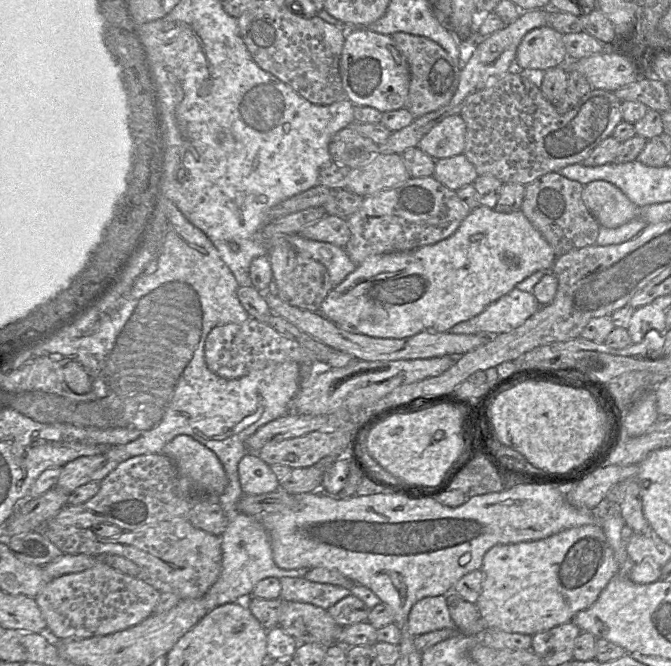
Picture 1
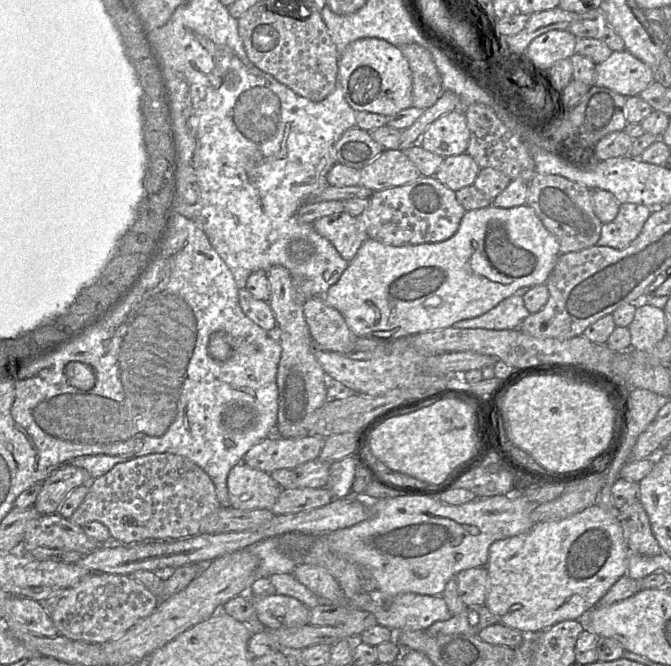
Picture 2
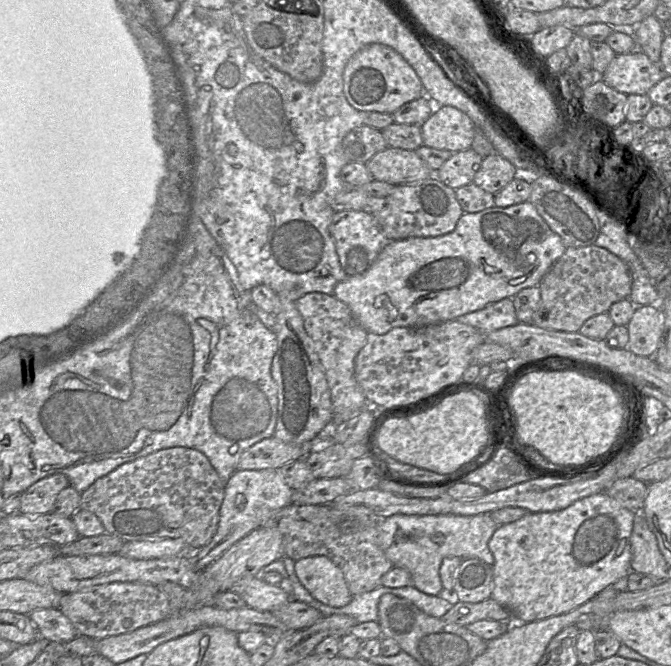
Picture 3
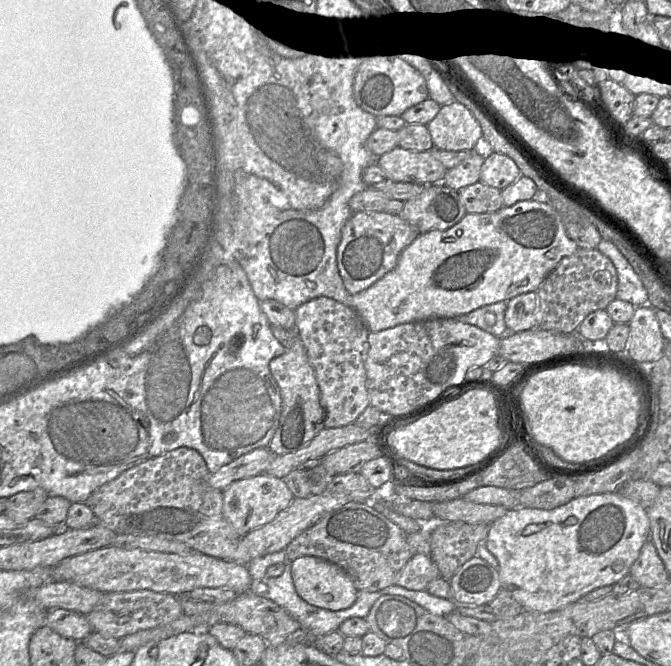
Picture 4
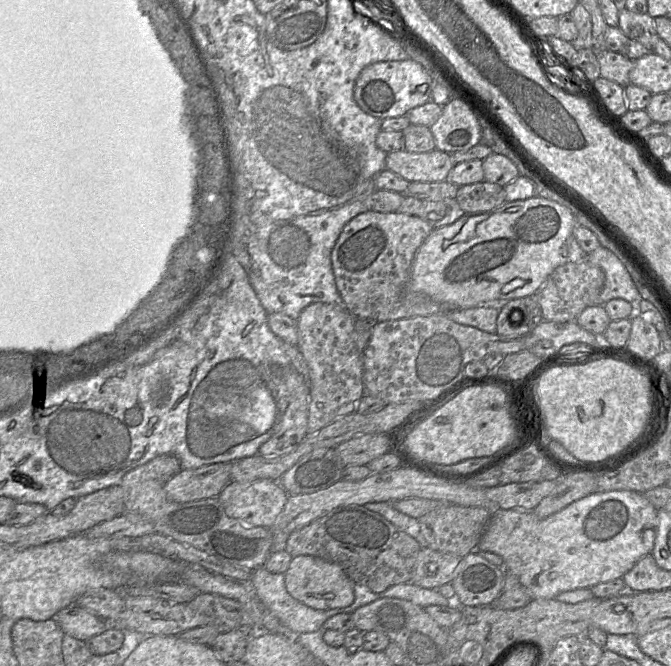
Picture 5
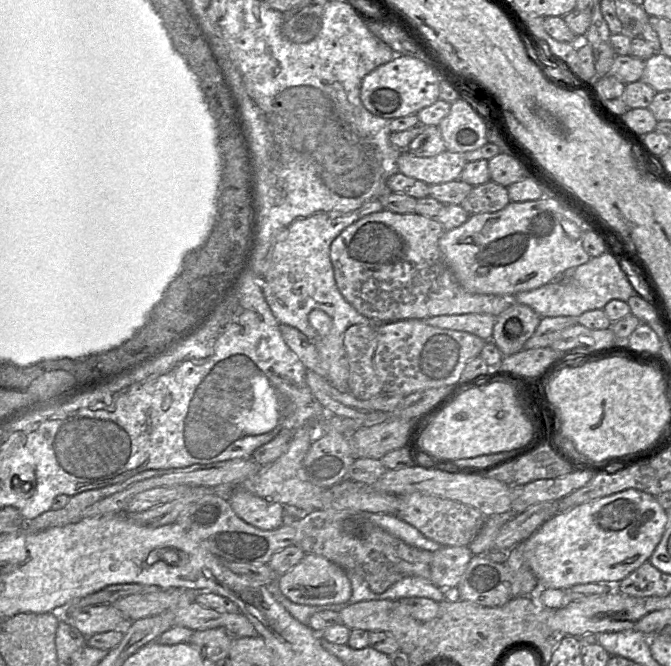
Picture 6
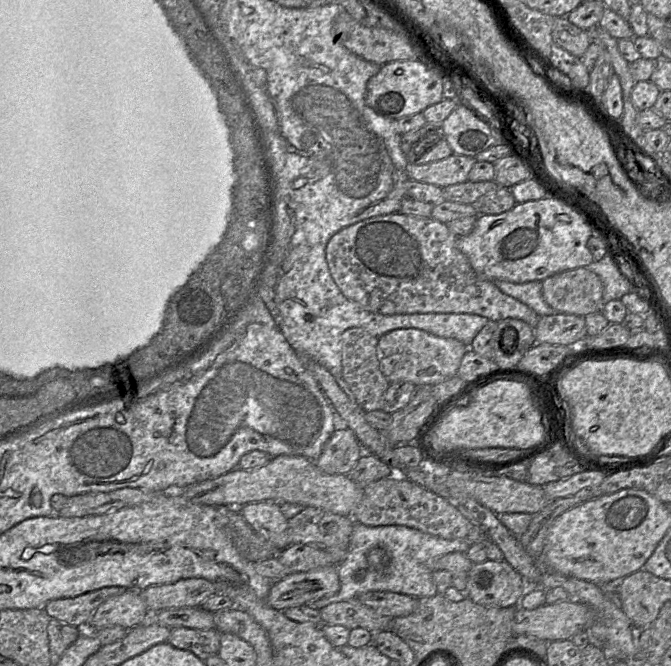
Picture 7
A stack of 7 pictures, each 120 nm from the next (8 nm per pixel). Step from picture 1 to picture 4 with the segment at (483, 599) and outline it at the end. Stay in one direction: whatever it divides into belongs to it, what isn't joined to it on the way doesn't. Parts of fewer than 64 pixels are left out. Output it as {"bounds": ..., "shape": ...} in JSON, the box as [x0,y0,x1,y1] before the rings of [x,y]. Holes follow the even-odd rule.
{"bounds":[486,492,650,612],"shape":[[[619,492],[580,496],[550,510],[517,507],[488,527],[486,548],[498,560],[501,588],[509,591],[524,610],[551,612],[579,601],[589,592],[614,585],[630,573],[640,551],[650,539],[647,510]]]}

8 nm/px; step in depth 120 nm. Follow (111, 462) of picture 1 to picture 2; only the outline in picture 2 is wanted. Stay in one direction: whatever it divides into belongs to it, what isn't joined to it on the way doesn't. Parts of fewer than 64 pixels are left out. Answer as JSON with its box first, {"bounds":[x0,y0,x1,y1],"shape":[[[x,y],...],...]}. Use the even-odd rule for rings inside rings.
{"bounds":[34,465,90,515],"shape":[[[68,465],[52,472],[43,482],[34,508],[41,515],[57,514],[70,492],[90,481],[86,470]]]}

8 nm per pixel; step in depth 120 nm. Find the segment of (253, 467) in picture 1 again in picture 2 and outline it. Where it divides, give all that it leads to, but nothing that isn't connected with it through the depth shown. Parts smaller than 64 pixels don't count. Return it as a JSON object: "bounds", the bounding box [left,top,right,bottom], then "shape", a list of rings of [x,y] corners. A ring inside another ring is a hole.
{"bounds":[227,463,282,510],"shape":[[[245,463],[236,464],[227,477],[230,507],[239,510],[268,509],[277,501],[282,488],[270,474],[250,468]]]}

